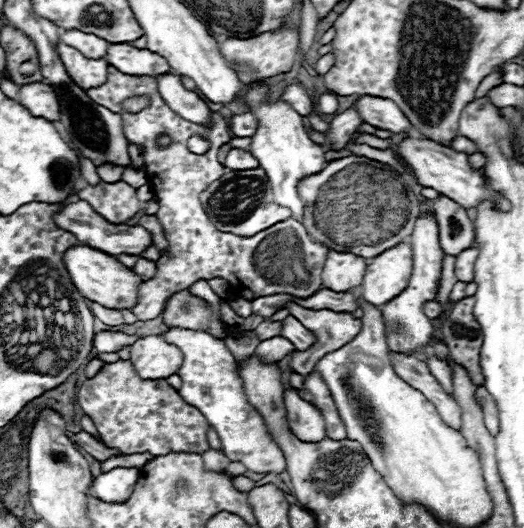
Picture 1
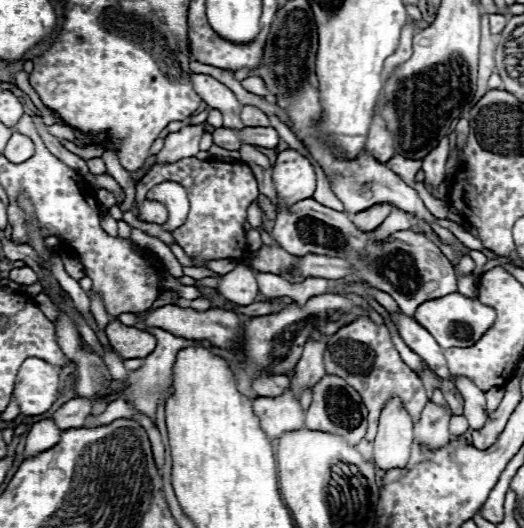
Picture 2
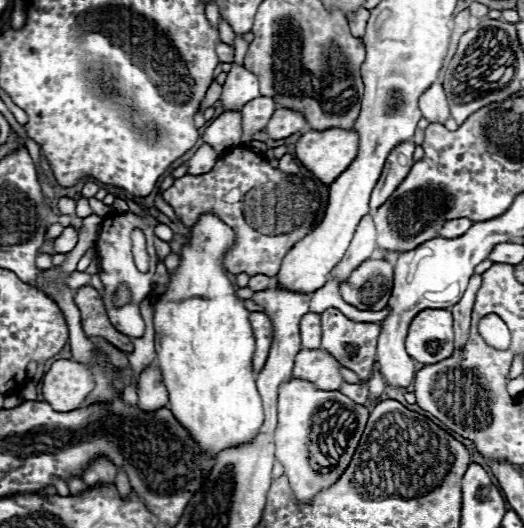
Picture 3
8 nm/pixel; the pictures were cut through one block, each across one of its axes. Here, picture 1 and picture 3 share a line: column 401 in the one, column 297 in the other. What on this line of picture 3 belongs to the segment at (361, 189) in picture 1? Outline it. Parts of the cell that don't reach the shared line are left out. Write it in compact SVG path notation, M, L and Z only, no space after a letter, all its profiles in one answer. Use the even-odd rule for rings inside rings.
M246 146L228 150L208 174L182 176L162 192L186 228L192 228L200 214L212 212L234 228L238 242L224 256L224 266L232 274L268 274L276 276L282 258L300 242L322 216L318 182L308 170L286 174L272 168L268 158L254 154ZM248 224L248 228L246 228Z

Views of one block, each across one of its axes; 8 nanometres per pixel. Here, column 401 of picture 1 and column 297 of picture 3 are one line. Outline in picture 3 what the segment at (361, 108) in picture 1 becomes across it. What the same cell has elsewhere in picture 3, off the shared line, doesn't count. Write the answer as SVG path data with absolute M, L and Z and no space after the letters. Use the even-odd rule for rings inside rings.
M278 108L274 112L274 116L270 118L266 132L274 138L274 140L284 140L296 132L300 132L306 126L304 114L300 114L298 110L288 110L288 108Z

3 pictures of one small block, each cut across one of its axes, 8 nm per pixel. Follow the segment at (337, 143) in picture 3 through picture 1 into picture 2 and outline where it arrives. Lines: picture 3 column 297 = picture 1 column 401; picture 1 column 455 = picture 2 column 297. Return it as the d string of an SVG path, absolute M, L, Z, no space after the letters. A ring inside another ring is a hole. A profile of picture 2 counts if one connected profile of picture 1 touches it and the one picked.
M284 150L274 164L274 186L280 202L292 204L310 198L316 188L316 172L312 162L298 150Z

